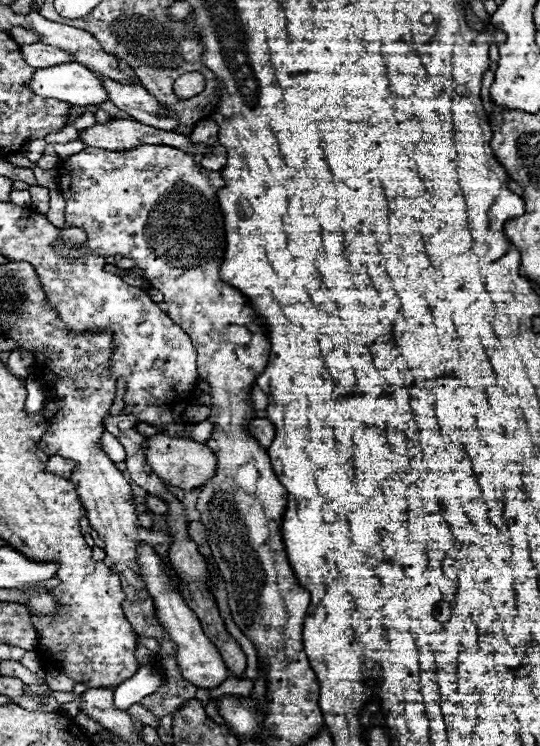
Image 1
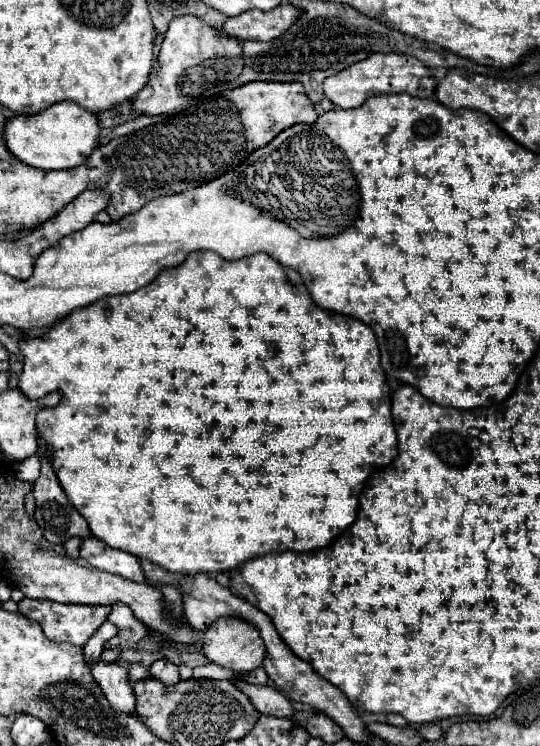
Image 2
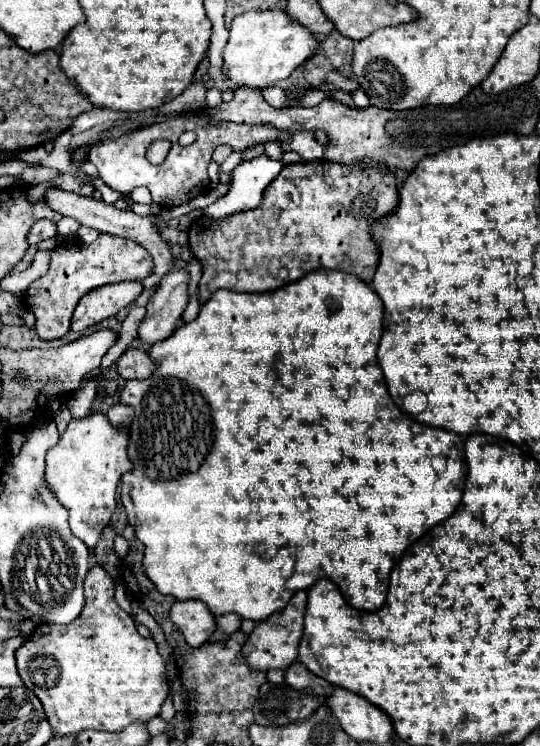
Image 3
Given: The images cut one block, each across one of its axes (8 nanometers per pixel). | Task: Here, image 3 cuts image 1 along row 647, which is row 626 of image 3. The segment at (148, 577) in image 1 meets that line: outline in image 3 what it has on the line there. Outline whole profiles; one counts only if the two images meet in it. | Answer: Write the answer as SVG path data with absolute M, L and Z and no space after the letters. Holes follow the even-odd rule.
M176 600L170 608L170 620L178 626L184 640L194 648L204 644L216 626L212 612L200 600Z

